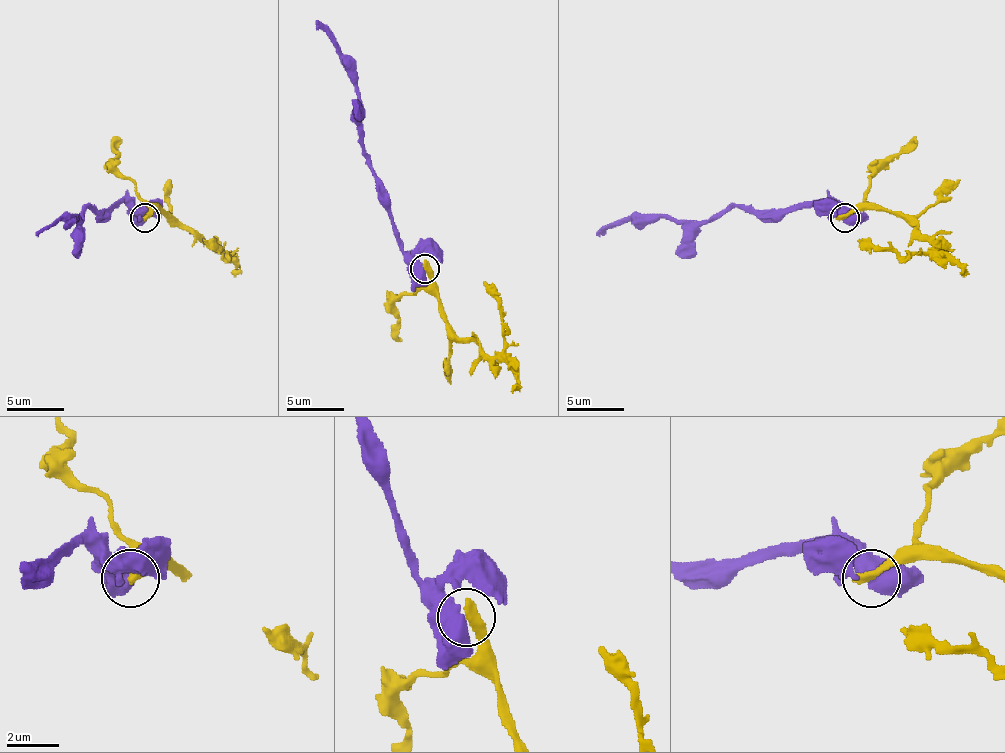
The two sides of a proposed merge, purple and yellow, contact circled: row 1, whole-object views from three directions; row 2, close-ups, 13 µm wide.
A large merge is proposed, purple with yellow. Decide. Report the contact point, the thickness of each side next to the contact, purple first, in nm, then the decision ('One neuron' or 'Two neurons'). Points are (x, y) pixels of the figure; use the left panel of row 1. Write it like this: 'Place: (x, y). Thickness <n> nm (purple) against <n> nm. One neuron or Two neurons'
Place: (144, 217). Thickness 750 nm (purple) against 400 nm. Two neurons

